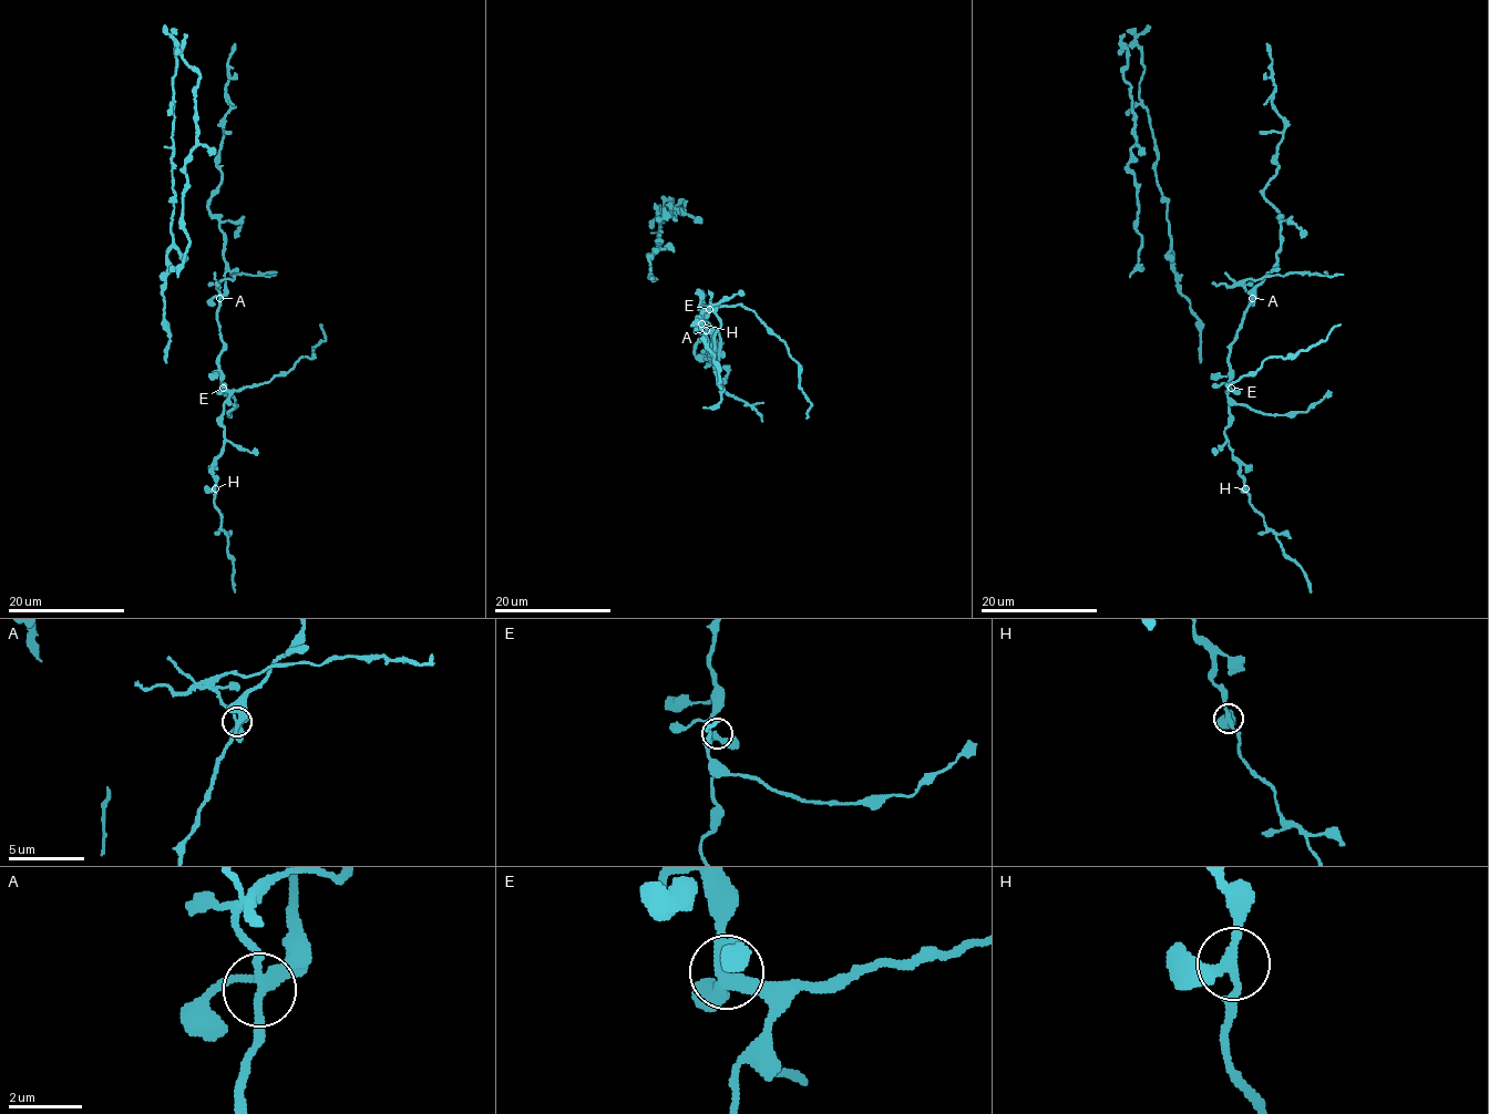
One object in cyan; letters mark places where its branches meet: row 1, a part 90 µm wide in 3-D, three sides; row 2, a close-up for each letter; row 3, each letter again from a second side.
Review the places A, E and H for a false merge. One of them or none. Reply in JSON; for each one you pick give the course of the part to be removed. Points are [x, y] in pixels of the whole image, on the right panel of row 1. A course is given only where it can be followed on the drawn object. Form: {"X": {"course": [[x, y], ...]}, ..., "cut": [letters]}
{"A": {"course": [[1251, 297], [1242, 282], [1249, 278], [1305, 272], [1343, 274]]}, "cut": ["A"]}

